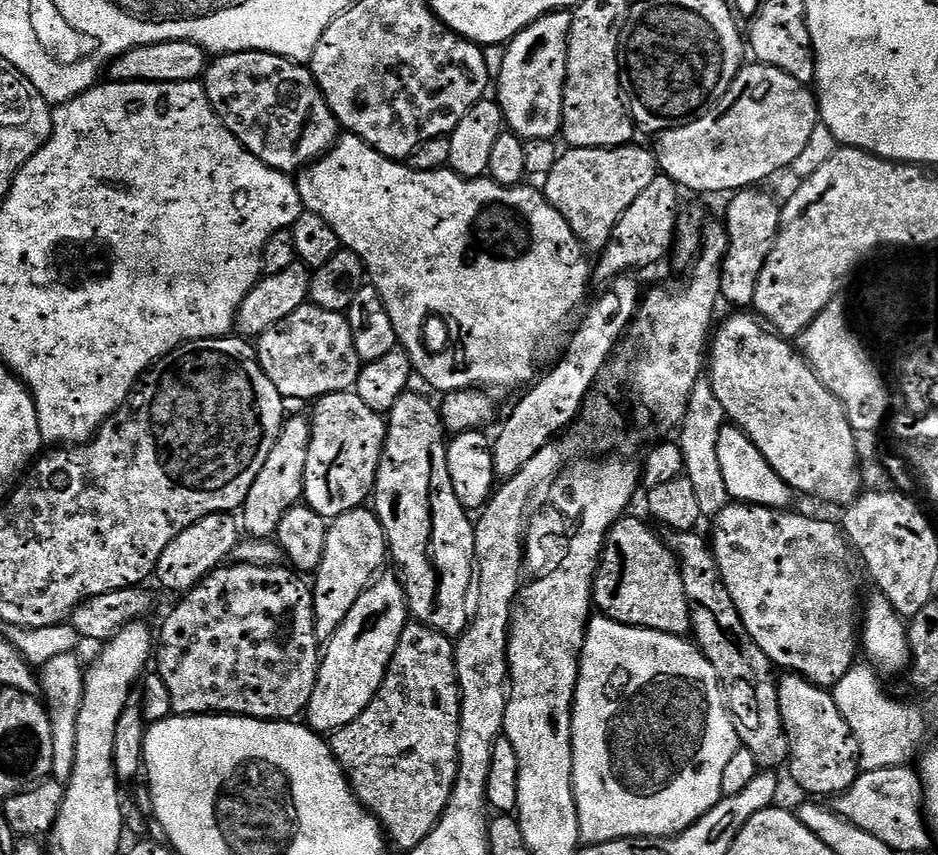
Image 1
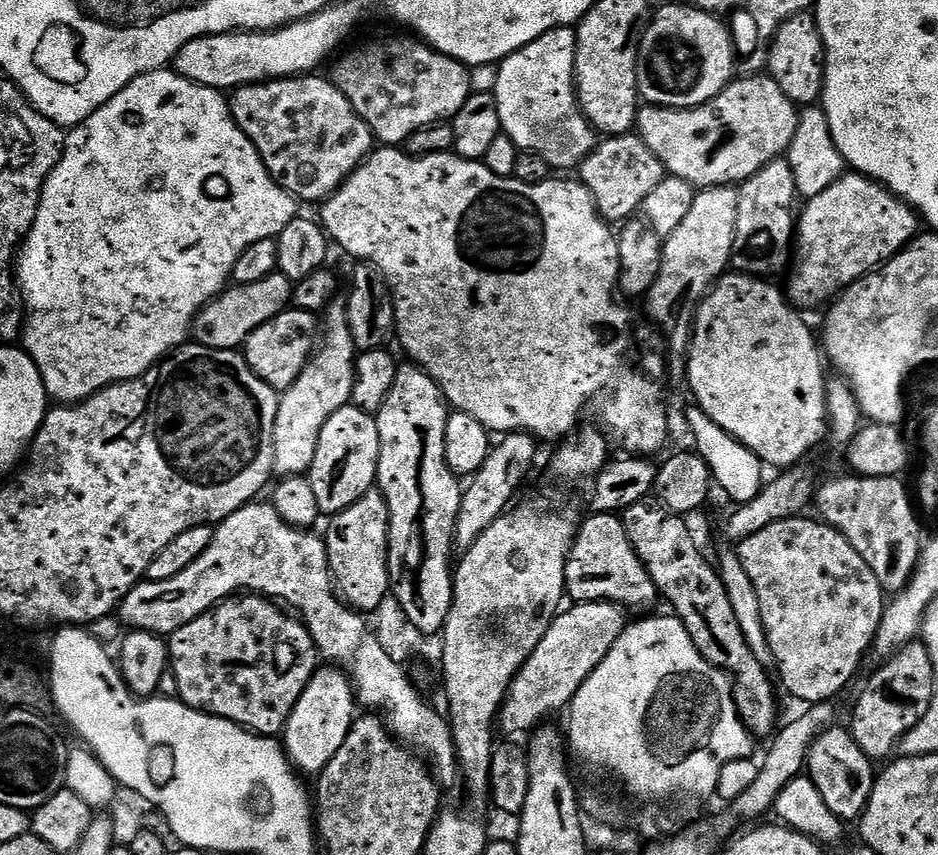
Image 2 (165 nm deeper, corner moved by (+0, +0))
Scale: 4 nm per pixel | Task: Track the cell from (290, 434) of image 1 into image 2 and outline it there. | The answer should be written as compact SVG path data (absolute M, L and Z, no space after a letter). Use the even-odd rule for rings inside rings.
M343 299L328 305L322 320L322 343L313 351L307 366L280 396L278 418L274 422L274 466L277 477L302 476L312 471L314 454L318 454L318 438L322 426L330 422L330 414L349 407L354 386L354 370L358 349L350 334L348 310Z

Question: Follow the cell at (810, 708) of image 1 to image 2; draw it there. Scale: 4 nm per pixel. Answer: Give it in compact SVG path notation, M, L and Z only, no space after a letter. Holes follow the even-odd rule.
M840 727L829 728L812 743L812 749L808 751L806 775L814 782L814 786L818 786L822 802L826 802L826 806L830 806L830 810L834 810L840 820L851 822L866 810L877 773L872 772L873 761L868 759L862 746L854 742L851 731L847 727Z

